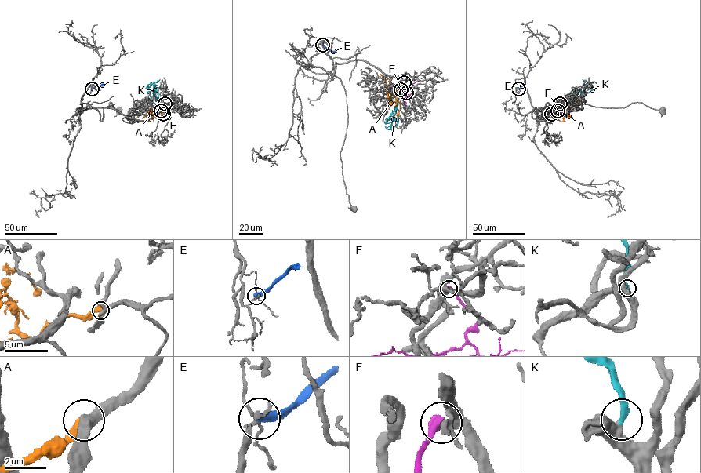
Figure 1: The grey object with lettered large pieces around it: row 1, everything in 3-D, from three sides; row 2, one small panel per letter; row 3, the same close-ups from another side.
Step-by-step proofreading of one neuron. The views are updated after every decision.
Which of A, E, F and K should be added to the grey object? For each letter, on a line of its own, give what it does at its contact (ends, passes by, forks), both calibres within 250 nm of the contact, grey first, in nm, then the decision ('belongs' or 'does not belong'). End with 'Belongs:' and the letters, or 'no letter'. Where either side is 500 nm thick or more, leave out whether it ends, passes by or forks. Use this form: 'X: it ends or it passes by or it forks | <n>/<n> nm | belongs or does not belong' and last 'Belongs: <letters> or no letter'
A: it ends | 440/440 nm | does not belong
E: it ends | 150/320 nm | does not belong
F: 320/500 nm | does not belong
K: it ends | 440/320 nm | belongs
Belongs: K

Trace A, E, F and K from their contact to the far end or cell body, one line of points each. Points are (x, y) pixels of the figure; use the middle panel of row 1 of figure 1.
A: (403, 82), (395, 89), (392, 88), (391, 91), (400, 104), (398, 116)
E: (322, 45), (336, 52)
F: (406, 92), (404, 96), (405, 89), (416, 81)
K: (401, 89), (398, 90), (394, 120), (385, 123), (397, 107)

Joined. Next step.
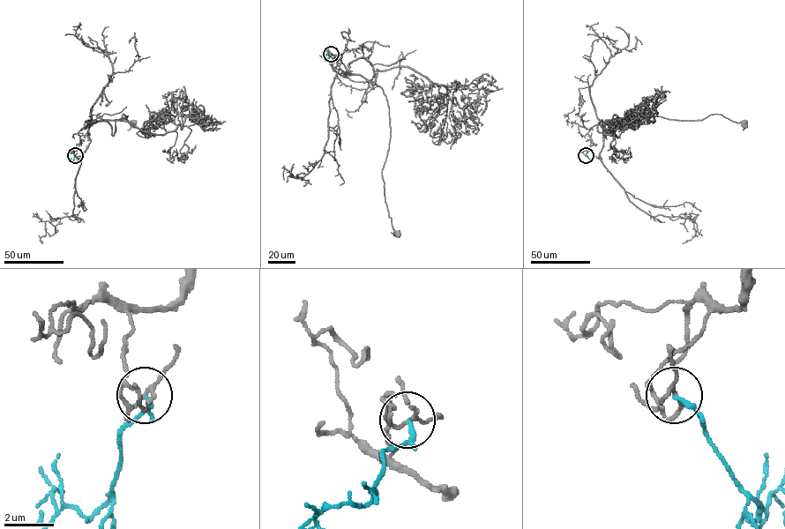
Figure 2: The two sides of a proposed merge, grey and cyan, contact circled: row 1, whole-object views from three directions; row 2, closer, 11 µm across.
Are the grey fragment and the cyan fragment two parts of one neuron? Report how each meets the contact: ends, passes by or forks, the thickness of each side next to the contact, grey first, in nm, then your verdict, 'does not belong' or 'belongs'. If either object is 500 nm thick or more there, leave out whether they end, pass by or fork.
grey forks there; cyan ends there; 120 nm thick on the grey side, 180 nm on the other; does not belong

